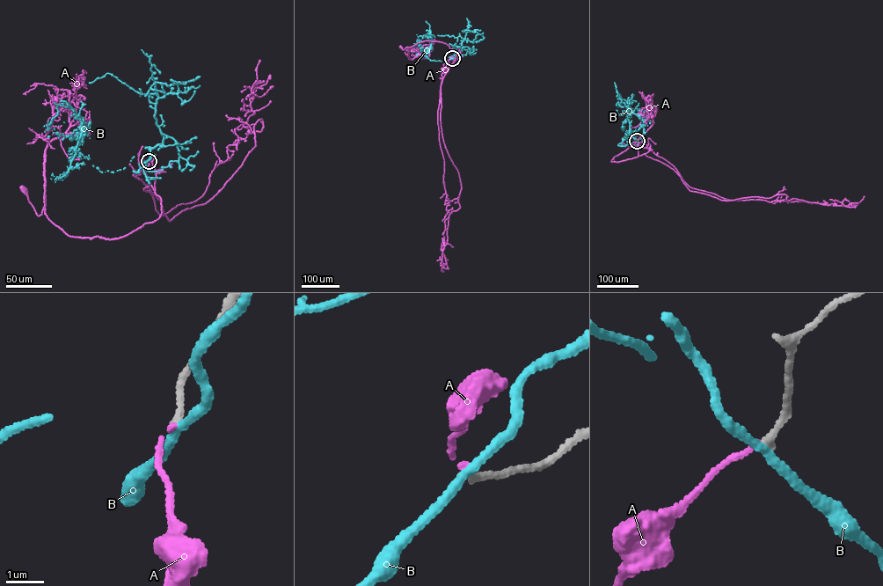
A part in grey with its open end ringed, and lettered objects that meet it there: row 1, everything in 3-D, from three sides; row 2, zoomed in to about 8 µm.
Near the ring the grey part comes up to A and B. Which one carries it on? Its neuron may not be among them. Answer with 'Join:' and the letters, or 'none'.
Join: A

